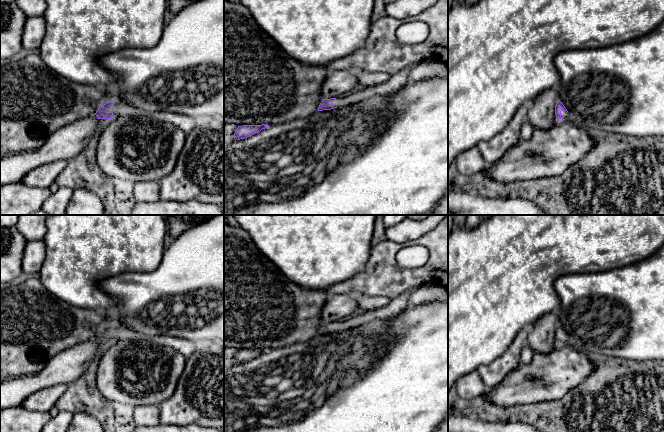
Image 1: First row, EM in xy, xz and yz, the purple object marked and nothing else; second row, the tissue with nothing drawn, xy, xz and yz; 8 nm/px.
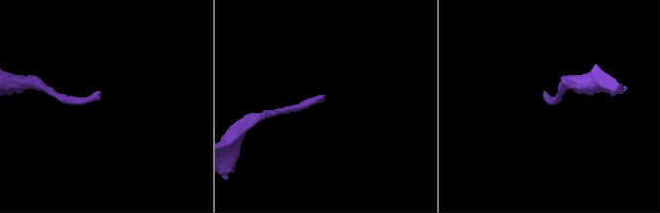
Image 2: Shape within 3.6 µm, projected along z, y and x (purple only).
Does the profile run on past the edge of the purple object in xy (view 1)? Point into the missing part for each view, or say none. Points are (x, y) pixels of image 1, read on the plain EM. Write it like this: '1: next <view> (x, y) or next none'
1: next xy (186, 347)

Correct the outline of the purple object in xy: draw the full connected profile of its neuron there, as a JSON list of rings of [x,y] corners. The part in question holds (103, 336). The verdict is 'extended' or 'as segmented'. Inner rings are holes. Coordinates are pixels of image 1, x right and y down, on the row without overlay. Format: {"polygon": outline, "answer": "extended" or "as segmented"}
{"polygon": [[[109,325],[104,329],[100,329],[95,339],[98,343],[112,343],[117,340],[150,340],[161,346],[168,346],[182,353],[185,357],[192,354],[198,347],[198,343],[179,337],[167,335],[147,337],[127,327],[116,327]]], "answer": "extended"}

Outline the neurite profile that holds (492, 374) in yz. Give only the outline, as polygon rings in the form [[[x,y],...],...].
[[[523,328],[516,335],[507,350],[489,364],[483,364],[477,371],[487,390],[499,385],[509,372],[518,367],[524,344],[528,339],[529,328]]]

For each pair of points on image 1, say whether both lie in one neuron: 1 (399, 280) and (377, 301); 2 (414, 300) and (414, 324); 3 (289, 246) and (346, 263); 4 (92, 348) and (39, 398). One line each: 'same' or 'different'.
1: different
2: different
3: same
4: different

